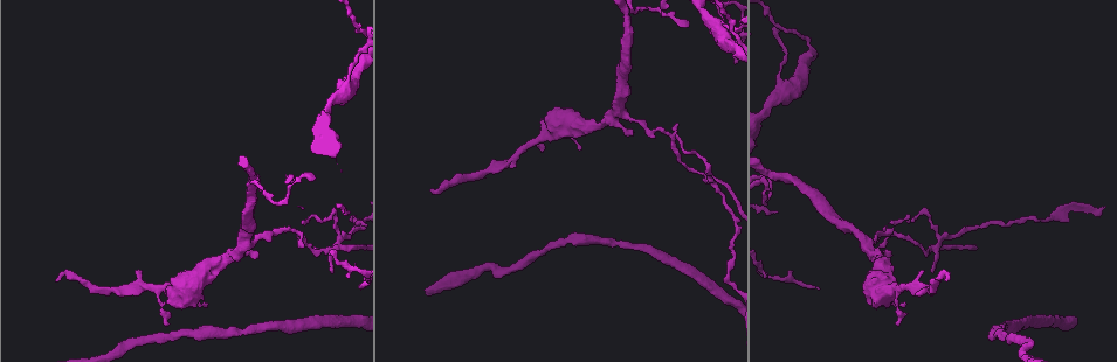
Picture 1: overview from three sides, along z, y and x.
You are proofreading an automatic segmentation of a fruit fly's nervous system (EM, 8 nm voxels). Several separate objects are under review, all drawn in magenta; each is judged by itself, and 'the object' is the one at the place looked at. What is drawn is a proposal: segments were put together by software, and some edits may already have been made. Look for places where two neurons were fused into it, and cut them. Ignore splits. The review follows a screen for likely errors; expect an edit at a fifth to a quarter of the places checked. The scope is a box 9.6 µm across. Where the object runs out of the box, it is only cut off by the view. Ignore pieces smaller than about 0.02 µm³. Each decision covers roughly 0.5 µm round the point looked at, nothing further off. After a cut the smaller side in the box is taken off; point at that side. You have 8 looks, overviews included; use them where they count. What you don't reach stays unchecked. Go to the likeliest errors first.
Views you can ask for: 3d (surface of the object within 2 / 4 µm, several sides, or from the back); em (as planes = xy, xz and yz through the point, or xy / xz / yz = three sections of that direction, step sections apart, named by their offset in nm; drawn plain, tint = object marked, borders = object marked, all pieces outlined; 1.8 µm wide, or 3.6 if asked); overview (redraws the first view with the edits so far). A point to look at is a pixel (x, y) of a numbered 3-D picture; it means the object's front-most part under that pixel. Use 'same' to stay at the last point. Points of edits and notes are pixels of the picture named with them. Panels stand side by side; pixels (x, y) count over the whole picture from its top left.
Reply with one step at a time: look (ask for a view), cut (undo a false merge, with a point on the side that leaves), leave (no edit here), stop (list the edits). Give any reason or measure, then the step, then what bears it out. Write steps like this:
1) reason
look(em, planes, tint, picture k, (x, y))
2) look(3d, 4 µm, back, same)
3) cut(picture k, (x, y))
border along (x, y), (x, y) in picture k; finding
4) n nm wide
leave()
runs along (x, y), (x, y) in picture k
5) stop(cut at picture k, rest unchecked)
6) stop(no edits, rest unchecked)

three arms meet
look(em, yz, step 8, tint, picture 1, (621, 111))

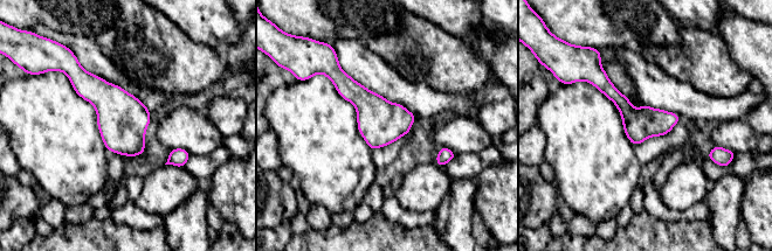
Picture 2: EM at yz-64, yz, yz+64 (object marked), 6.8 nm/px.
leave()
runs along (595, 82), (638, 118), (676, 118) in picture 2; one neuron here

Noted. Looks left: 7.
a fork
look(em, xz, step 16, tint, picture 1, (934, 247))

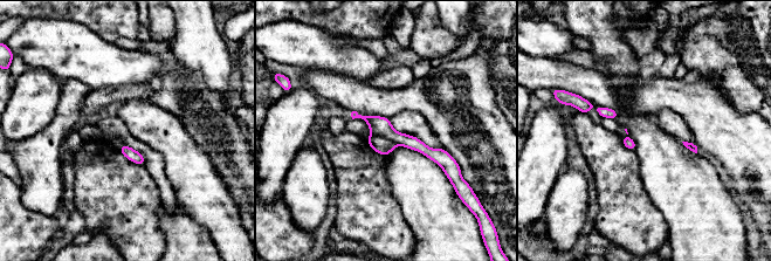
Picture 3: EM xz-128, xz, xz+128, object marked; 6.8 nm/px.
cut it another way
look(em, planes, tint, same)

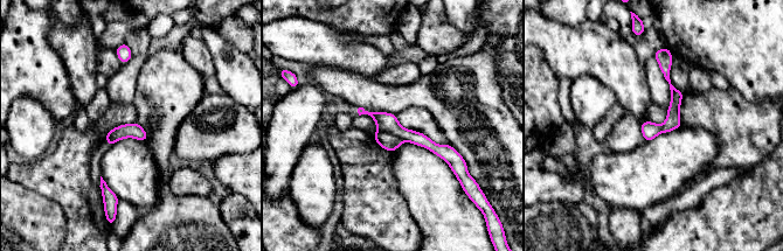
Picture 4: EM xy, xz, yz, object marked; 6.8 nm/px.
cut(picture 4, (388, 141))
border along (379, 130), (390, 132), (403, 140) in picture 4; a second neuron is stuck on

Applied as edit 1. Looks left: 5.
sharp bend
look(em, xz, step 4, tint, picture 1, (665, 10))

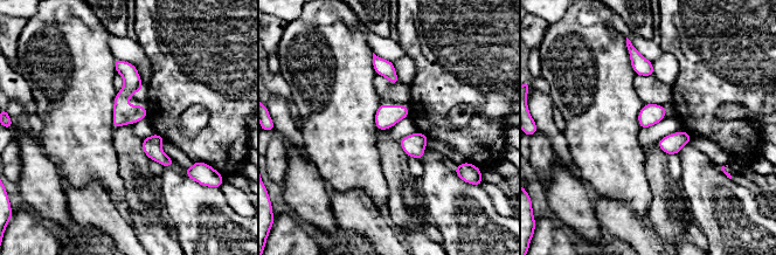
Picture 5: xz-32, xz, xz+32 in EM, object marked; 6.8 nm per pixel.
another direction
look(em, planes, tint, same)

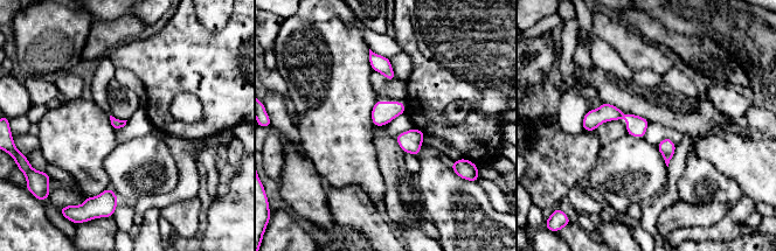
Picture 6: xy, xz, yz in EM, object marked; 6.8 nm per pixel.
70 nm wide
leave()
runs along (645, 123), (601, 114), (586, 126) in picture 6; all the same neuron

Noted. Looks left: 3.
stop(cut at picture 4, rest unchecked)

